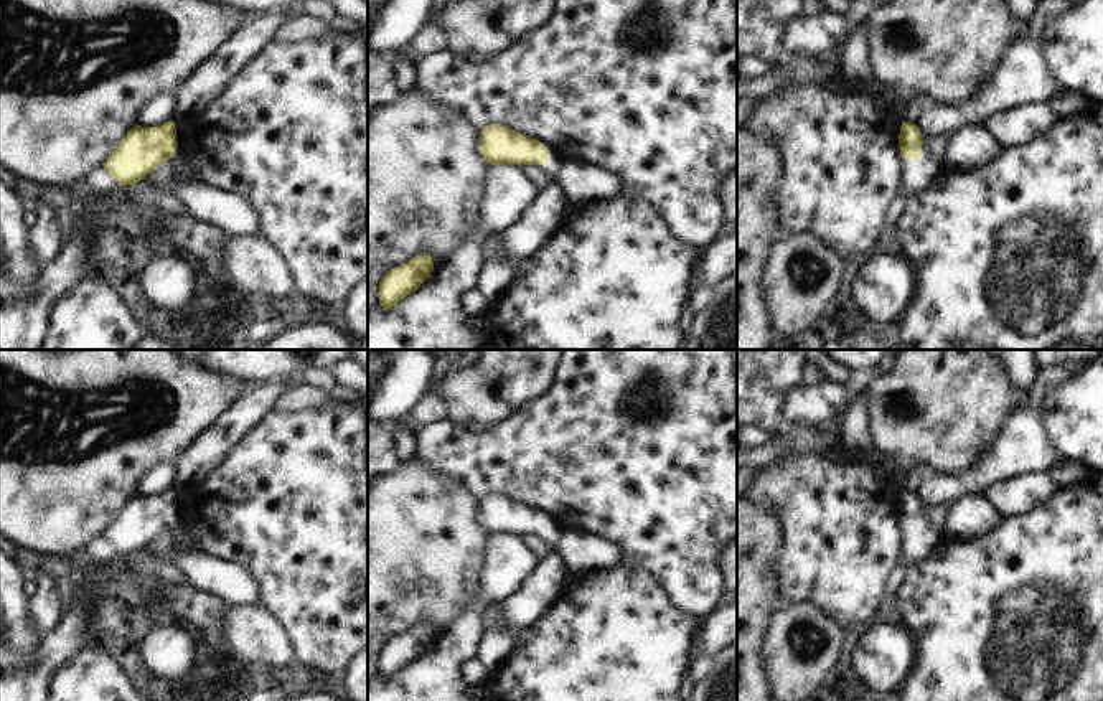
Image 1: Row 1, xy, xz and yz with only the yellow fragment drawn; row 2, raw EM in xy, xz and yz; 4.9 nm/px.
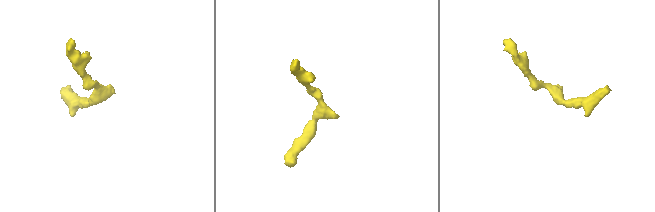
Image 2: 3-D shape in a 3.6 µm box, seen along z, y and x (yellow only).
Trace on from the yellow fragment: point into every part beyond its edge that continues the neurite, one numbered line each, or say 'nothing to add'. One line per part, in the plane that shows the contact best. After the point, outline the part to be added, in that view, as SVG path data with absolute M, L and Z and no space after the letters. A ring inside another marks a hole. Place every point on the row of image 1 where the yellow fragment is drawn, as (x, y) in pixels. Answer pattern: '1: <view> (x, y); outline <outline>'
1: yz (917, 175); outline M922 137L922 155L915 160L910 160L900 153L900 163L902 185L899 196L904 198L912 198L928 190L941 172L941 165L930 157L925 147L925 137Z

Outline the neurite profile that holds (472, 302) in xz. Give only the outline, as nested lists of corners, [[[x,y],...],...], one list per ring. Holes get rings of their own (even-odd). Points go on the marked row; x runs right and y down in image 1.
[[[475,287],[467,290],[460,297],[460,310],[465,317],[475,317],[483,313],[491,303],[490,287]]]

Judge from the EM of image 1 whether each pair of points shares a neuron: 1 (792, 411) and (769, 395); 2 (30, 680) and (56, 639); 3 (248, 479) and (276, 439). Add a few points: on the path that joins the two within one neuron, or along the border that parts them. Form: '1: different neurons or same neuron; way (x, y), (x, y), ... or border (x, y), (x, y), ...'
1: different neurons; border (811, 378), (783, 401), (782, 419), (785, 424)
2: same neuron; way (37, 670), (55, 649)
3: same neuron; way (258, 469), (274, 449)

